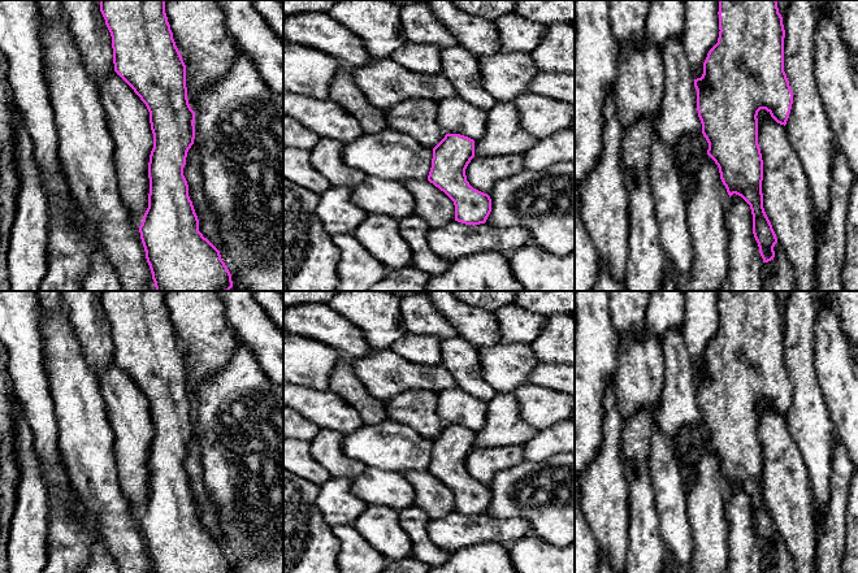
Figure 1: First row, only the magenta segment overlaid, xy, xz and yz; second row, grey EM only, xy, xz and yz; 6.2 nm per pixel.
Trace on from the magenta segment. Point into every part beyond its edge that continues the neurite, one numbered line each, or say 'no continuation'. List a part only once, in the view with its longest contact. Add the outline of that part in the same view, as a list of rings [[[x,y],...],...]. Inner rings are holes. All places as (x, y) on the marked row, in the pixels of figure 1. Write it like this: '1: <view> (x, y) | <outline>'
no continuation

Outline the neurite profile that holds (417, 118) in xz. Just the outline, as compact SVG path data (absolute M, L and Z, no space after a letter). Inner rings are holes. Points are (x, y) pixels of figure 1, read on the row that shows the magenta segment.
M428 99L403 100L386 110L389 127L434 148L446 135L437 122L438 103Z

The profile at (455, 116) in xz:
M460 96L438 103L437 122L446 134L460 134L473 140L484 136L488 112L464 101Z

